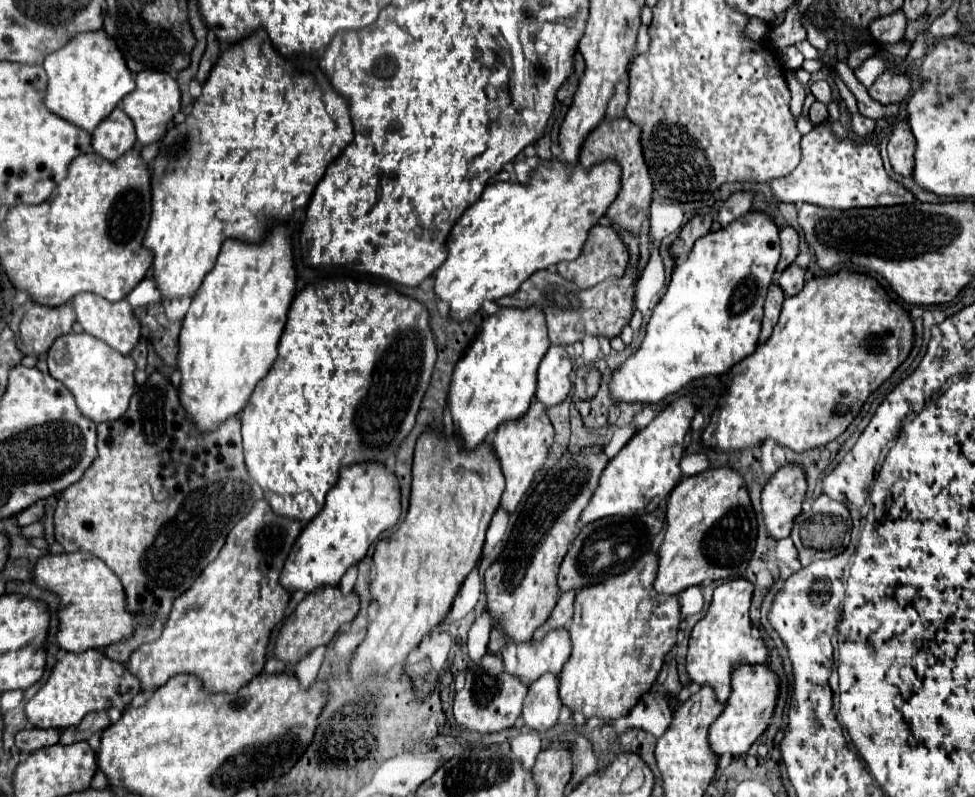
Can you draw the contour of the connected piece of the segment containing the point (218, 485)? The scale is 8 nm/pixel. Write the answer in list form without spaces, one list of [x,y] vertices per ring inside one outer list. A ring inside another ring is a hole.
[[[153,371],[145,385],[135,391],[127,413],[117,421],[101,423],[97,435],[97,459],[77,483],[59,495],[55,507],[55,539],[67,553],[87,551],[103,559],[123,581],[127,607],[131,611],[155,613],[155,627],[137,629],[129,641],[113,643],[105,649],[109,659],[127,663],[139,645],[159,639],[173,601],[193,585],[199,573],[219,555],[233,525],[265,495],[259,483],[247,475],[243,463],[239,415],[227,419],[219,431],[199,435],[199,431],[187,423],[187,415],[183,415],[179,387],[159,371]]]

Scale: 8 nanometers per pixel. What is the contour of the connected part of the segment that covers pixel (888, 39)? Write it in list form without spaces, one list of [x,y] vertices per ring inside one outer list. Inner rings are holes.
[[[895,11],[891,15],[873,19],[869,23],[869,31],[875,37],[875,41],[879,41],[881,45],[885,43],[897,43],[903,39],[905,35],[905,25],[907,25],[907,17],[903,15],[903,11]]]

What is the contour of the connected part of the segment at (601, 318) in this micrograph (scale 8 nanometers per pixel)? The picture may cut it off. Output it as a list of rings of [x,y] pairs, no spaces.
[[[627,267],[623,277],[615,279],[605,279],[599,285],[591,289],[579,289],[575,283],[567,281],[559,273],[553,271],[537,271],[531,275],[515,295],[503,297],[497,301],[497,305],[505,307],[519,307],[525,309],[529,305],[541,305],[545,315],[547,315],[547,329],[549,329],[549,339],[553,345],[571,345],[577,341],[583,341],[585,335],[595,335],[595,337],[619,337],[623,327],[631,321],[633,317],[633,305],[635,305],[635,291],[637,291],[637,279],[639,279],[639,267]]]

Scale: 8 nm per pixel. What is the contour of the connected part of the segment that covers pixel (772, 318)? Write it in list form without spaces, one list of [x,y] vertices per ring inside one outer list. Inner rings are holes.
[[[773,283],[773,285],[769,287],[767,299],[765,299],[765,317],[763,317],[763,327],[761,327],[759,343],[763,343],[763,341],[771,335],[771,331],[773,331],[773,327],[775,327],[779,315],[781,315],[781,305],[783,305],[783,301],[785,301],[783,289]]]

